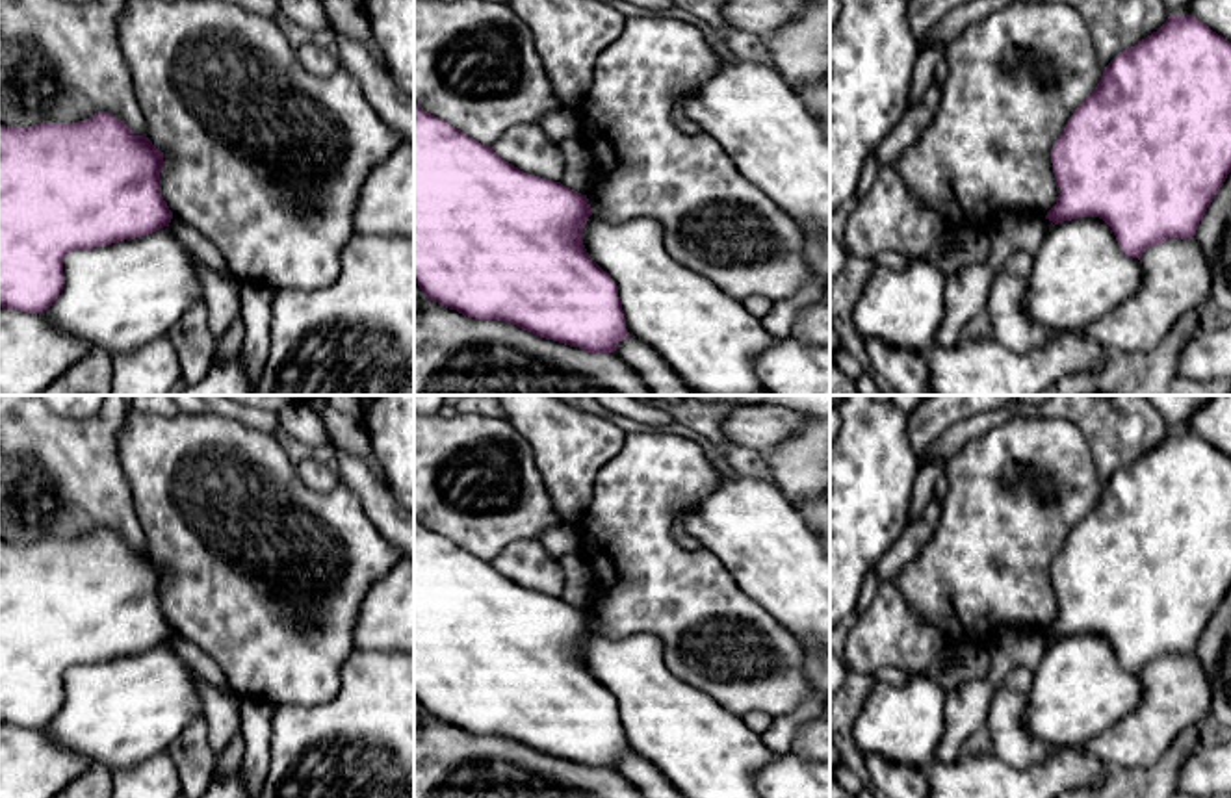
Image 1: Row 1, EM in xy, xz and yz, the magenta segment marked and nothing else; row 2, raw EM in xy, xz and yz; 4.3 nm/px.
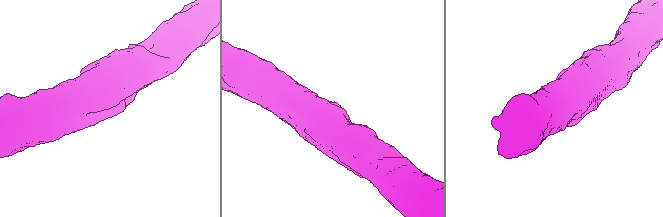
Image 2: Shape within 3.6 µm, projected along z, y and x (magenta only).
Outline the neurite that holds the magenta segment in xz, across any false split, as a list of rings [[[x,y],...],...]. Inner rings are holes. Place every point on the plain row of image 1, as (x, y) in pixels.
[[[414,518],[414,698],[427,714],[449,726],[457,726],[462,731],[512,739],[540,753],[587,765],[589,768],[615,768],[616,761],[631,750],[626,744],[616,698],[589,672],[583,661],[581,651],[590,631],[592,624],[587,611],[581,611],[561,598],[520,586],[512,579],[501,575],[490,560],[468,553],[464,547],[457,546],[444,534],[427,529]]]

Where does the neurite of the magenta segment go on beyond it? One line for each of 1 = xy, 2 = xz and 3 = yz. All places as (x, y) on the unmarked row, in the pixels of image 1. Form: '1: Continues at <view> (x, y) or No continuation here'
1: No continuation here
2: No continuation here
3: No continuation here

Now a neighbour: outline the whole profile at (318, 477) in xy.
[[[312,458],[301,460],[297,464],[297,473],[303,483],[316,492],[330,492],[340,484],[338,473]]]

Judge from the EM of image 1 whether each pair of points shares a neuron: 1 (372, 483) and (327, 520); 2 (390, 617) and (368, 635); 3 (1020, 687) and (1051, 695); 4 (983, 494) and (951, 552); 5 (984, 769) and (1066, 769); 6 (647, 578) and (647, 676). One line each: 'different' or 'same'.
1: different
2: same
3: different
4: same
5: same
6: different

